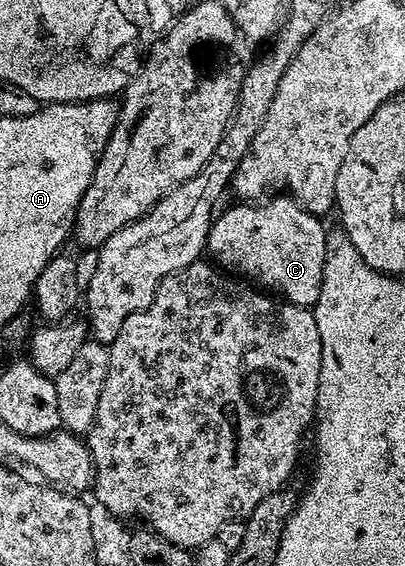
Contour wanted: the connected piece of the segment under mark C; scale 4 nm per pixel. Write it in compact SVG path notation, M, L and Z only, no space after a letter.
M272 197L268 201L265 207L240 205L244 207L232 207L221 215L219 212L208 231L207 254L212 254L225 272L251 281L283 302L315 308L330 246L320 224L323 222L291 197Z

